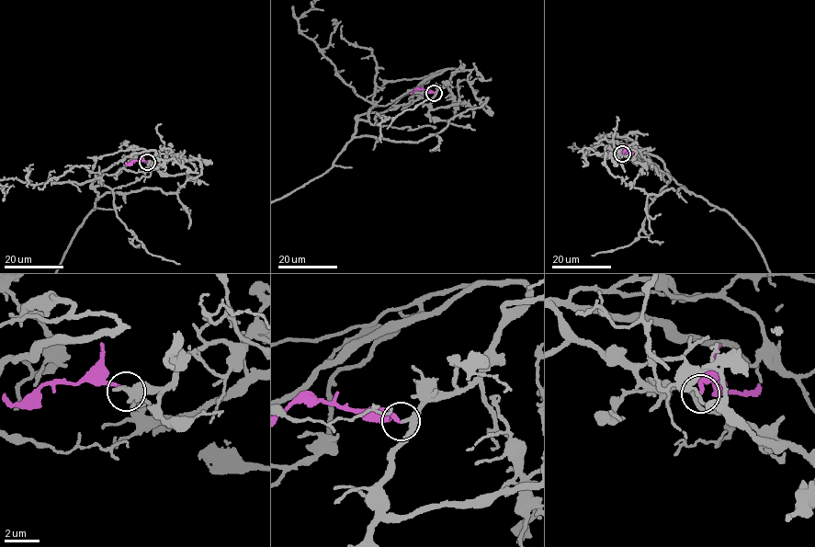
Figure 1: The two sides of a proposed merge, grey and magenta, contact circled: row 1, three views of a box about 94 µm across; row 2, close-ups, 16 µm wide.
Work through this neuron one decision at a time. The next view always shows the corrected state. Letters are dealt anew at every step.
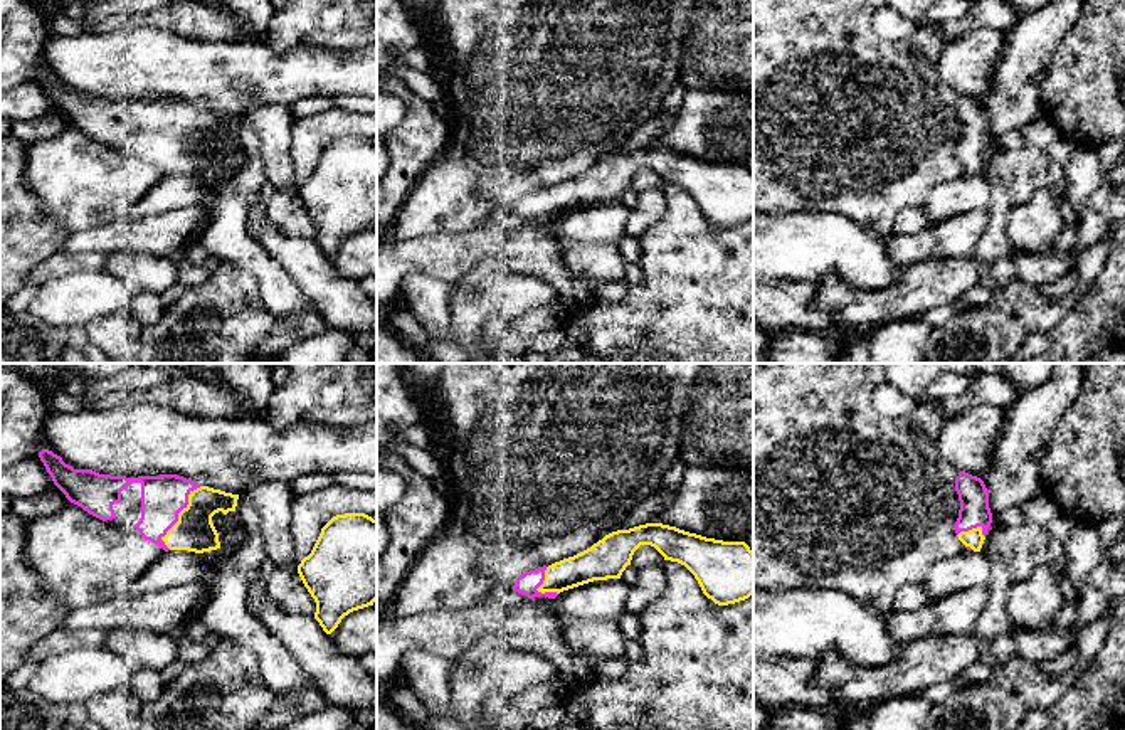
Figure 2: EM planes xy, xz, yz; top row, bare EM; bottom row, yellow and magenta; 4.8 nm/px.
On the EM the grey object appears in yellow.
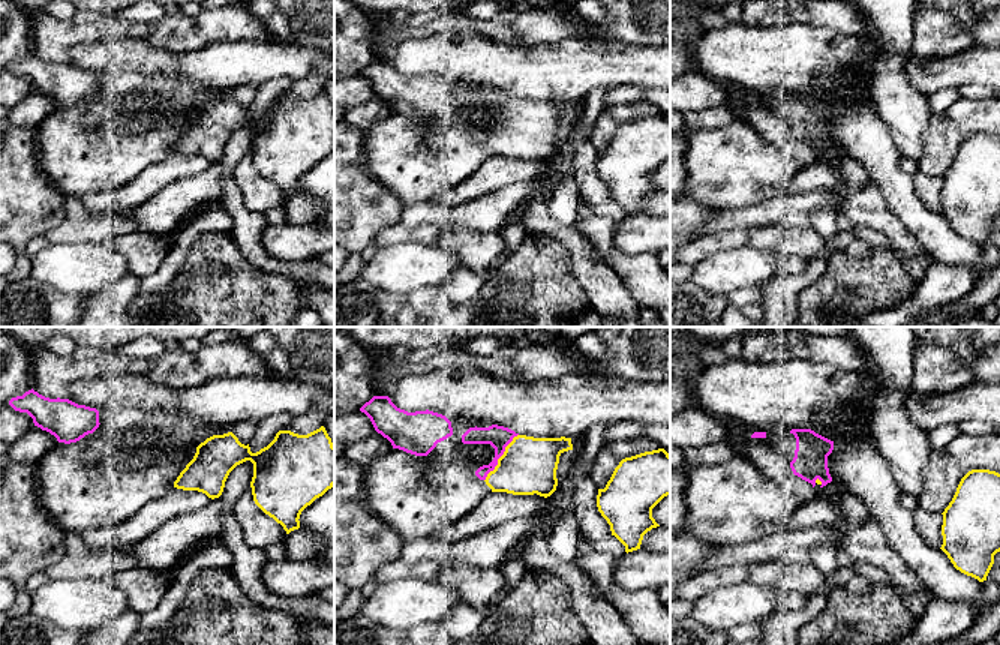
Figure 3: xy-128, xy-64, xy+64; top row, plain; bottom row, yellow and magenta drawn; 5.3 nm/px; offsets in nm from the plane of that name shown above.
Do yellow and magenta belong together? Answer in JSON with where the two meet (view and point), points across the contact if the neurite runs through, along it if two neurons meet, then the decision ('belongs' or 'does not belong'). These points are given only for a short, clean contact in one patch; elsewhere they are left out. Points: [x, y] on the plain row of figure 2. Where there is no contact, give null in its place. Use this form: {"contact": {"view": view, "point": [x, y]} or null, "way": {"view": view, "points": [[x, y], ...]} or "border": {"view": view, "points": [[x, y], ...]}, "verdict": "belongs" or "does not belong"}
{"contact": {"view": "xy", "point": [179, 140]}, "way": {"view": "xy", "points": [[194, 155], [179, 140], [163, 120]]}, "verdict": "belongs"}

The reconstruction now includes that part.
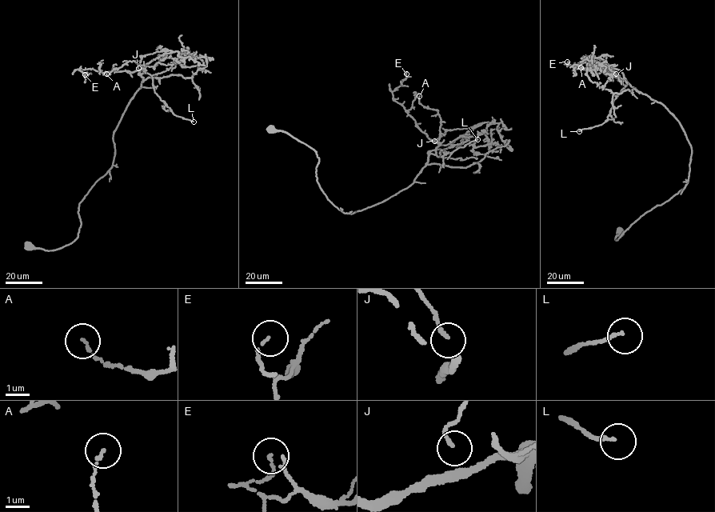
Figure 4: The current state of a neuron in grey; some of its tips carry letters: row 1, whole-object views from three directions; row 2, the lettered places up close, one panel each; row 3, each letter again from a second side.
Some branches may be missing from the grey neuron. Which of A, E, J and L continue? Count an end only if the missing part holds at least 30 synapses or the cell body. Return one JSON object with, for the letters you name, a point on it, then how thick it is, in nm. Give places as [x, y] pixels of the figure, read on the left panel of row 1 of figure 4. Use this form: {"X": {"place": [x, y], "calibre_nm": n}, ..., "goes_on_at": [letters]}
{"goes_on_at": []}

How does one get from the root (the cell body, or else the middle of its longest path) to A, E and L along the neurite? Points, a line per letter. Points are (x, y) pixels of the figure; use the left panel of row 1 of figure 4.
A: (27, 246), (54, 250), (74, 240), (79, 203), (112, 166), (113, 131), (145, 73), (133, 61), (106, 74)
E: (27, 246), (54, 250), (77, 236), (79, 203), (112, 166), (113, 131), (145, 73), (77, 69), (85, 74)
L: (27, 246), (54, 250), (77, 236), (78, 205), (112, 166), (113, 131), (141, 74), (173, 114), (193, 122)

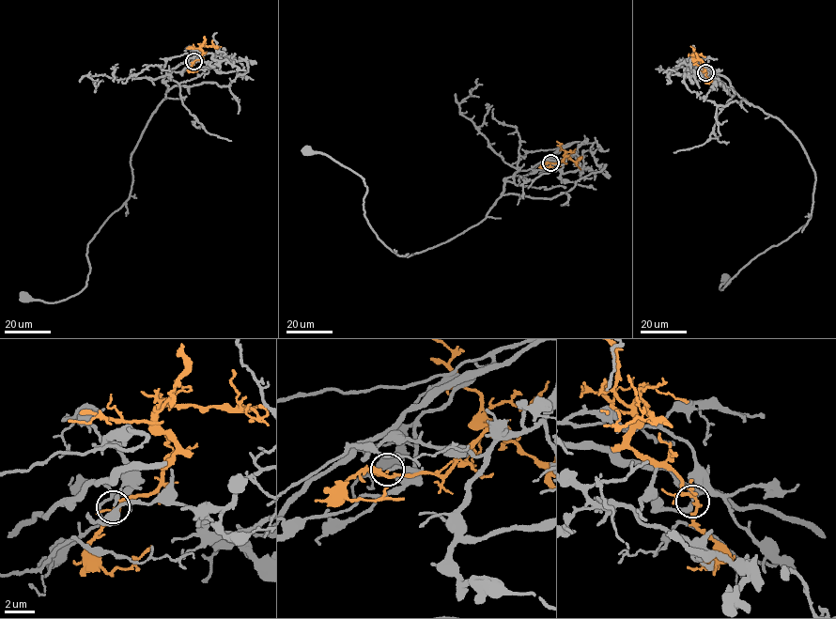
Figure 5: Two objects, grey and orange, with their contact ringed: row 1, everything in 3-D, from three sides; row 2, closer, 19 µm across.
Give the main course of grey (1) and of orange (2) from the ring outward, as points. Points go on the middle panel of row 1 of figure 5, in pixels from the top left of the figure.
1: (550, 162), (574, 142), (505, 179), (473, 226), (404, 256), (365, 216), (363, 177), (305, 149)
2: (549, 162), (559, 162), (565, 155), (577, 161), (581, 156)

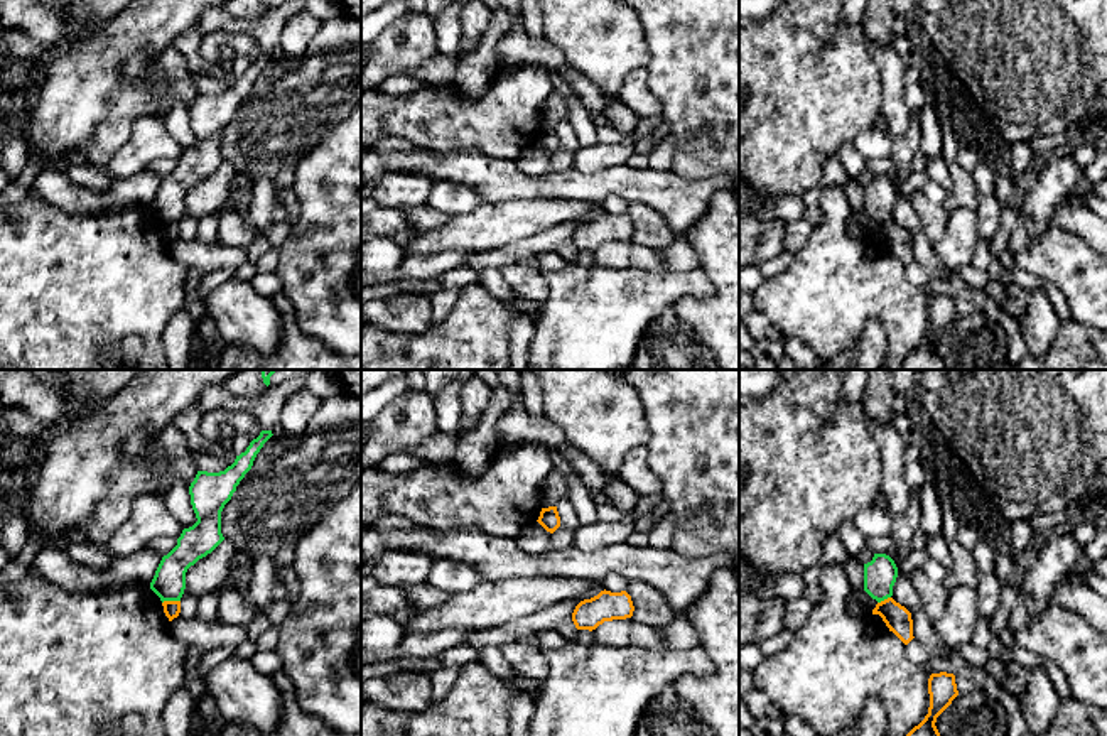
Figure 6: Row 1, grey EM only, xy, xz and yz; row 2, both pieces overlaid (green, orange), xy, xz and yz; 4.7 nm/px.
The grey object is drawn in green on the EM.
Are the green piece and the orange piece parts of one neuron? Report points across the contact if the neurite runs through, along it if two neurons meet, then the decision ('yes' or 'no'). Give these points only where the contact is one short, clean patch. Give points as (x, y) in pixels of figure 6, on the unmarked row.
border xy (179, 221), (166, 221), (162, 225); no

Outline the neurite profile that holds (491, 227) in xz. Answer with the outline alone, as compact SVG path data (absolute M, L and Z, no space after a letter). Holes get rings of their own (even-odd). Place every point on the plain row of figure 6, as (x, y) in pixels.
M510 199L481 204L469 214L407 241L405 258L446 250L481 255L500 250L562 223L575 223L601 204L572 199Z

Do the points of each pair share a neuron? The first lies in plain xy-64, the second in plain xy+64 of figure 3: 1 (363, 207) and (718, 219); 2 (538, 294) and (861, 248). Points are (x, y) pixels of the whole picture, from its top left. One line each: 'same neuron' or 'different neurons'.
1: different neurons
2: different neurons

